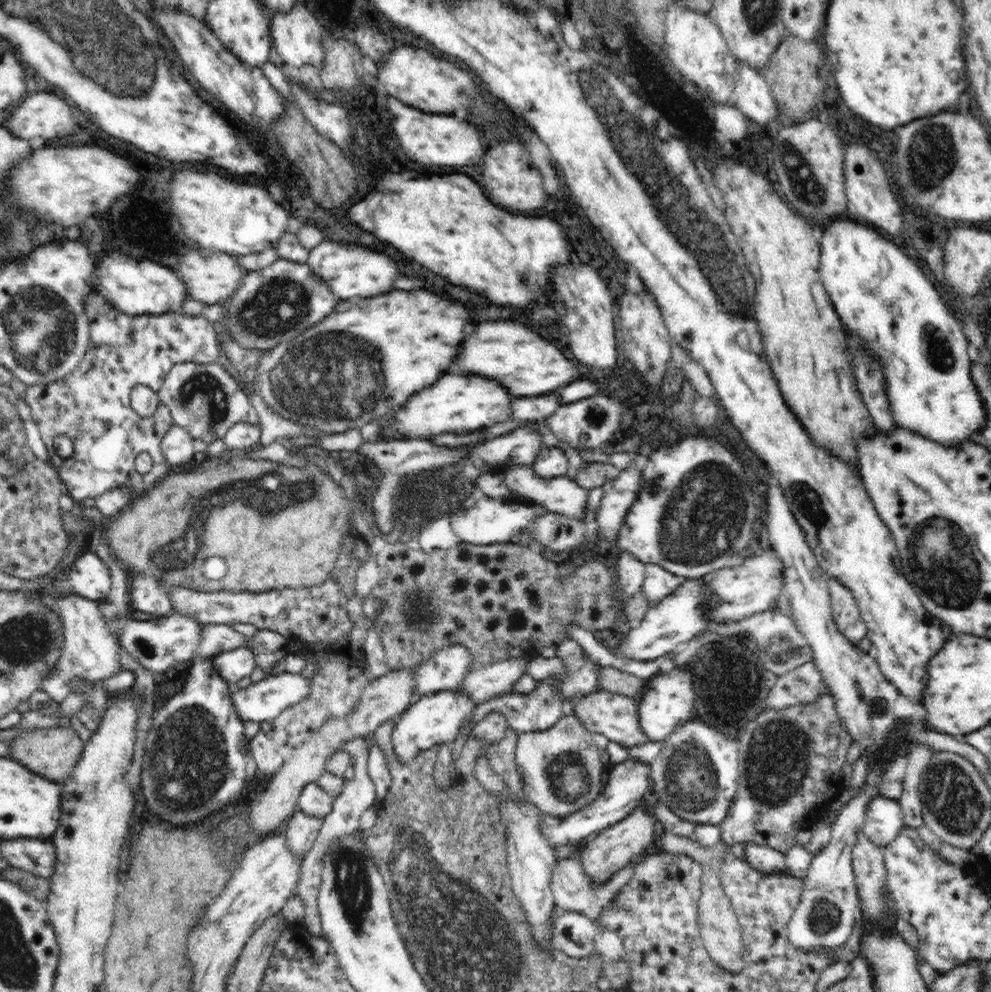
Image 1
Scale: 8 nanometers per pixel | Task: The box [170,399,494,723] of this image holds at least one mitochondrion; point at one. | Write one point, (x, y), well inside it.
(412, 609)

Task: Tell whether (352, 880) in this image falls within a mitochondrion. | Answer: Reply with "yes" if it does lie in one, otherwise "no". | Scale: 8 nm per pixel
yes

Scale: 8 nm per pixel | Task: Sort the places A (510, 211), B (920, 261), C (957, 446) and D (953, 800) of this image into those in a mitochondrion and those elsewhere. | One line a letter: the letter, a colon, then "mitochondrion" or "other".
A: other
B: other
C: other
D: mitochondrion

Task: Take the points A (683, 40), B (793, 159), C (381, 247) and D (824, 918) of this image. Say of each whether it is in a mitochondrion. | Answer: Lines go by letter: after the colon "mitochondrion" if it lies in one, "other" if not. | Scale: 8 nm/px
A: other
B: mitochondrion
C: other
D: mitochondrion

